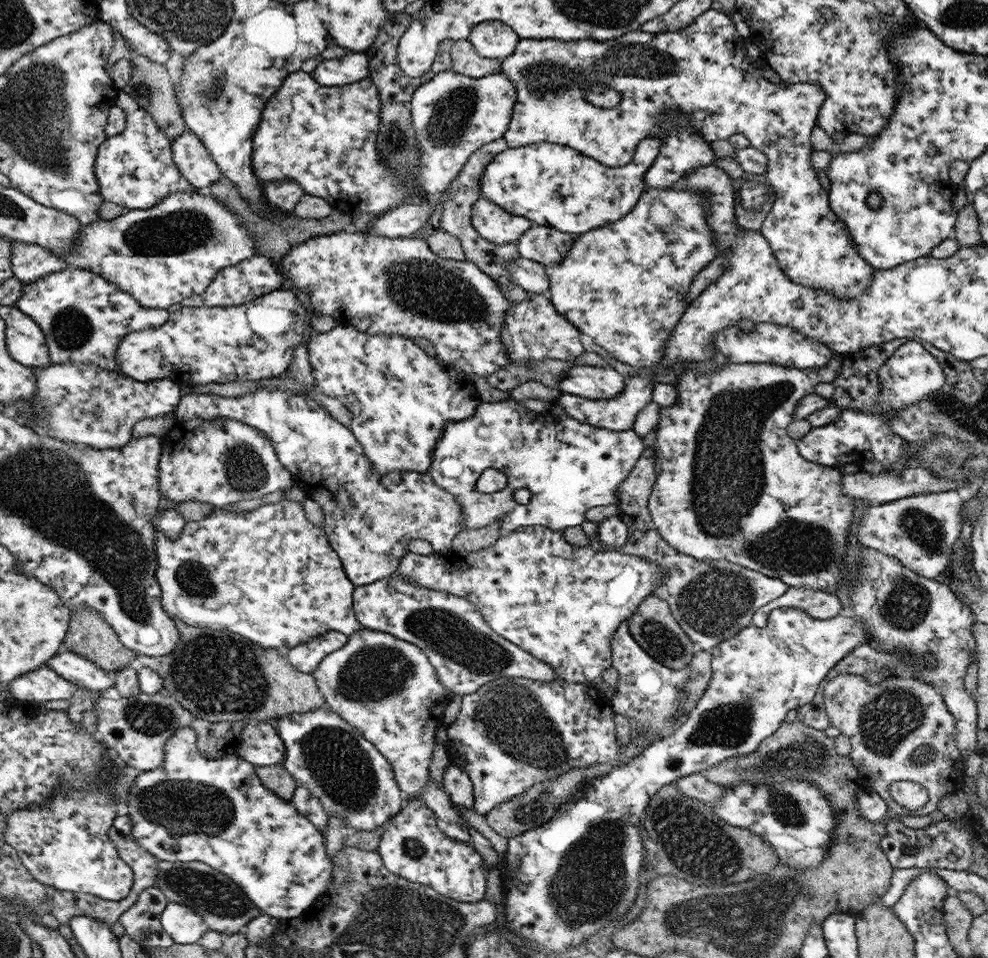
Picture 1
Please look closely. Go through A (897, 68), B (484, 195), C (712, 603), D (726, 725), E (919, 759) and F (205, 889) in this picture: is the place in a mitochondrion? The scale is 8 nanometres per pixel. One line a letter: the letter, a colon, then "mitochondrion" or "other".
A: other
B: other
C: mitochondrion
D: mitochondrion
E: mitochondrion
F: mitochondrion

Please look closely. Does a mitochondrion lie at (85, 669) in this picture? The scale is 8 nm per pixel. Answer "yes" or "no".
no

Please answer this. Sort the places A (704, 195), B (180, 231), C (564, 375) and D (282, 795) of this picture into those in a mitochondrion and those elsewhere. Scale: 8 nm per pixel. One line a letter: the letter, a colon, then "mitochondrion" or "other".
A: other
B: mitochondrion
C: other
D: other

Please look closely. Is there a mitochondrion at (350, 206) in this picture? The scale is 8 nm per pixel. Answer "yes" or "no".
no

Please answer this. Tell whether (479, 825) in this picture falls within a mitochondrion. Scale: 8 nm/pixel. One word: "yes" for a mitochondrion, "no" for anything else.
no

